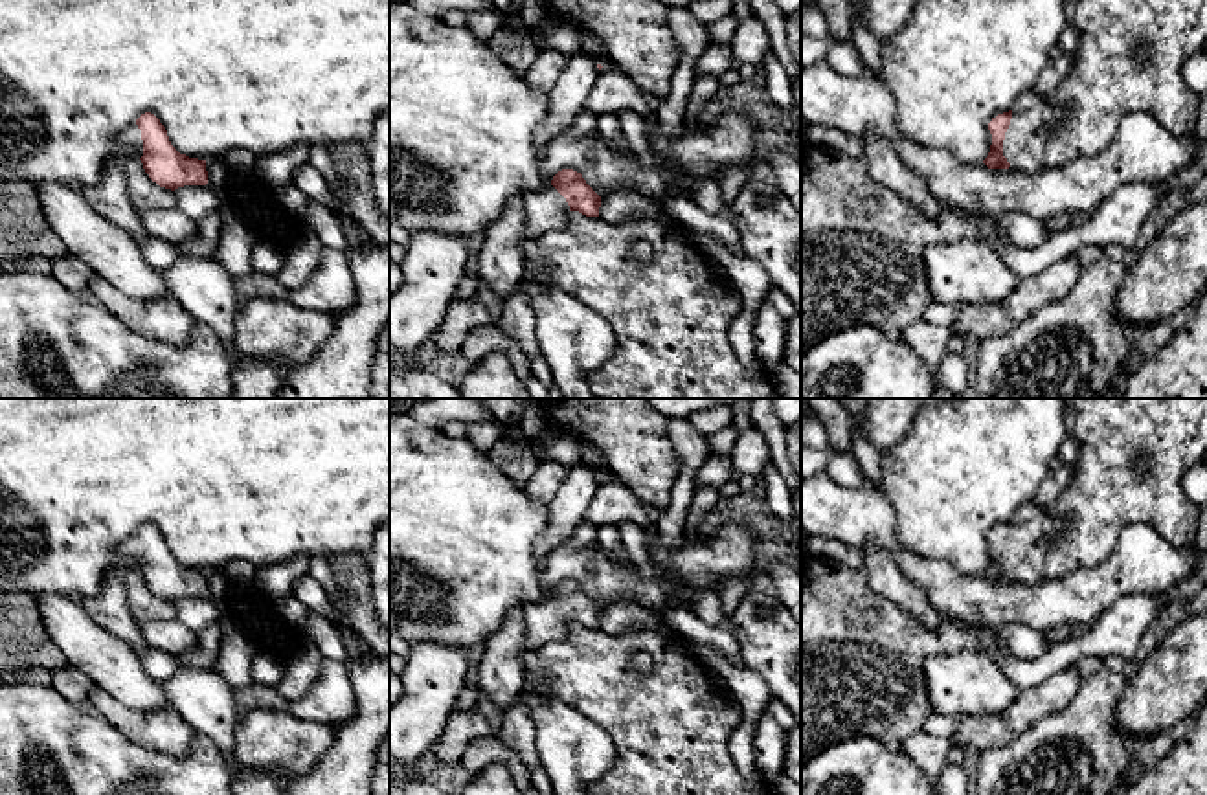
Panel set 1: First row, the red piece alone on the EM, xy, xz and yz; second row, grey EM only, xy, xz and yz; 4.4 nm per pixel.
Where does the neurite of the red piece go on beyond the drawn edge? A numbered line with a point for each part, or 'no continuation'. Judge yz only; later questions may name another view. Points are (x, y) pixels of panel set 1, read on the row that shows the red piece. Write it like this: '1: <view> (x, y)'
1: yz (1035, 118)

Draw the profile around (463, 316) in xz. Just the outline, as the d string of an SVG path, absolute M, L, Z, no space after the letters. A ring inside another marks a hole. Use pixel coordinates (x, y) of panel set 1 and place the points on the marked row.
M454 299L432 342L445 353L459 353L465 338L494 321L491 310L478 299Z

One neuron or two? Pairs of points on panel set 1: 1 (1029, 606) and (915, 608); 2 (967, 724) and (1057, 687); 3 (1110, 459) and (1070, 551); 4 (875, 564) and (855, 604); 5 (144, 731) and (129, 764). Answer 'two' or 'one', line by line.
1: two
2: one
3: one
4: two
5: two

